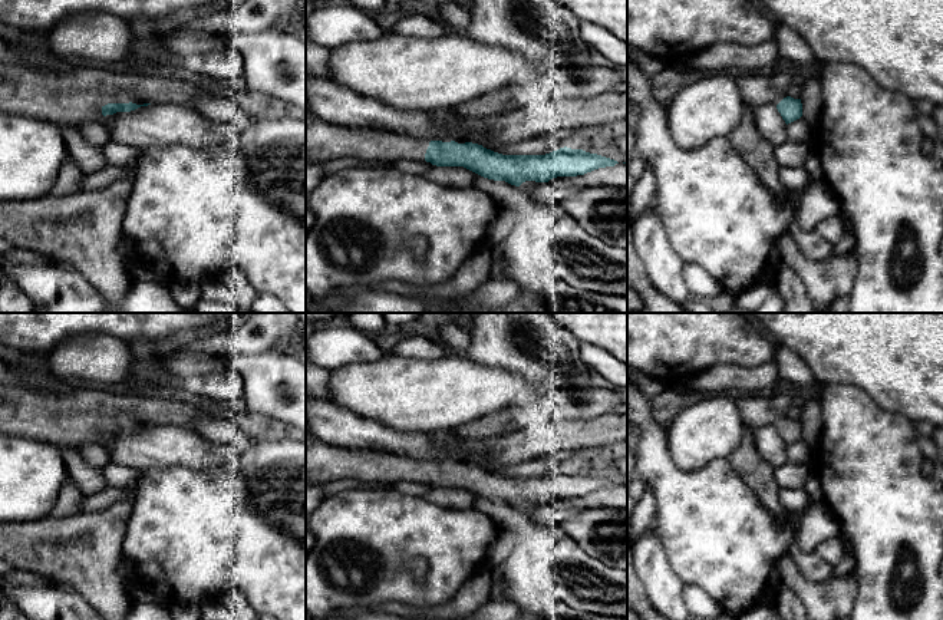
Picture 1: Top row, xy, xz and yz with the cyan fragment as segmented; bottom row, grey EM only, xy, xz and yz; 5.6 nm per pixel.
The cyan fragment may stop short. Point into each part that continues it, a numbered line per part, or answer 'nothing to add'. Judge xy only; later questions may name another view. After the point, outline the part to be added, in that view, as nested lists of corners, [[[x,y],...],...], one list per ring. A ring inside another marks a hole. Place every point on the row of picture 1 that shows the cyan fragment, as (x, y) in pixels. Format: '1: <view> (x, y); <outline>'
1: xy (75, 98); [[[0,62],[0,113],[22,115],[57,125],[100,122],[102,108],[108,103],[178,103],[195,109],[194,100],[201,92],[201,85],[168,76],[144,76],[133,70],[113,72],[80,66],[70,73],[60,73]]]

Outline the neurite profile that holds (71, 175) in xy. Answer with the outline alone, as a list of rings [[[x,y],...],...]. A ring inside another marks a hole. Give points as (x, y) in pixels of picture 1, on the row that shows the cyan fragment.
[[[67,155],[59,172],[57,181],[55,182],[50,197],[66,197],[80,192],[80,182],[85,172],[79,168],[76,161]]]

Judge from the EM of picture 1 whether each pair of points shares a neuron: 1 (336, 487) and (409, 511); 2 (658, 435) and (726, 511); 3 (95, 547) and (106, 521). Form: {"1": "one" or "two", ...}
{"1": "two", "2": "one", "3": "one"}

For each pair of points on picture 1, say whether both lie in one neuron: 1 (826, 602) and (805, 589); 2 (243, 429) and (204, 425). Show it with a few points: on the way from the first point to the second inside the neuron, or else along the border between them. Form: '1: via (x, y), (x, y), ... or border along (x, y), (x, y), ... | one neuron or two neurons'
1: via (821, 600), (810, 593) | one neuron
2: via (233, 429), (214, 428) | one neuron

